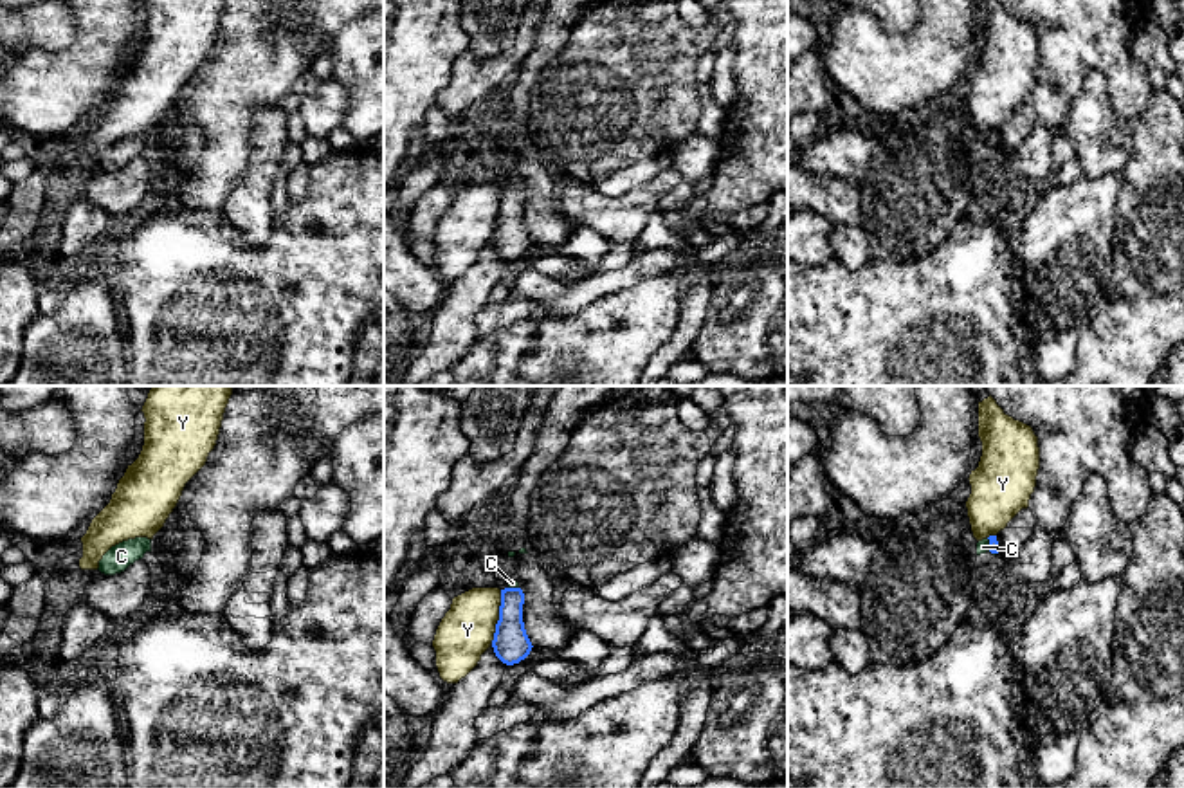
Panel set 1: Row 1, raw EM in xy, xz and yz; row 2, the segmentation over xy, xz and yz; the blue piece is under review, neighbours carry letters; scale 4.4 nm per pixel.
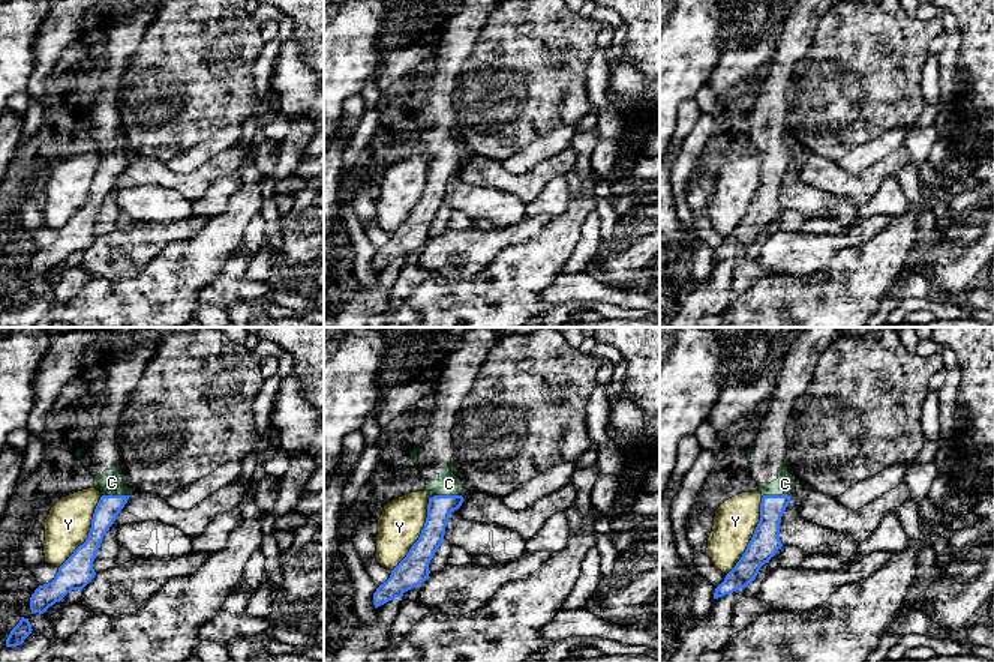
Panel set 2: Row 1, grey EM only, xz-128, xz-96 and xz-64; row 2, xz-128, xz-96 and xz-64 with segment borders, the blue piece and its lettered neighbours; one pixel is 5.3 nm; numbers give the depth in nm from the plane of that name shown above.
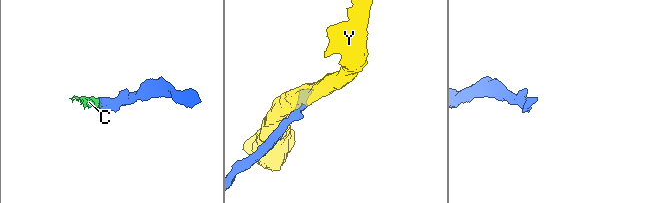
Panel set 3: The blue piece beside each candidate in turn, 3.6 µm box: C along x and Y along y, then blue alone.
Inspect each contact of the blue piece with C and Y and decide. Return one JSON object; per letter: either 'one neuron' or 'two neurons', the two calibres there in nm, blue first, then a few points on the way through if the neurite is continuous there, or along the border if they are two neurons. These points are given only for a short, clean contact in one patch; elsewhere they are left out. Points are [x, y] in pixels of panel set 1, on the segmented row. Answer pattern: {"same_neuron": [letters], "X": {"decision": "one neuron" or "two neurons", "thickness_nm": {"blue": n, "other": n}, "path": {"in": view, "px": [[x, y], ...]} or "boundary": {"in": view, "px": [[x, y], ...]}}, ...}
{"same_neuron": ["C"], "C": {"decision": "one neuron", "thickness_nm": {"blue": 50, "other": 60}, "path": {"in": "yz", "px": [[993, 545], [990, 545], [983, 547]]}}, "Y": {"decision": "two neurons", "thickness_nm": {"blue": 160, "other": 240}}}

